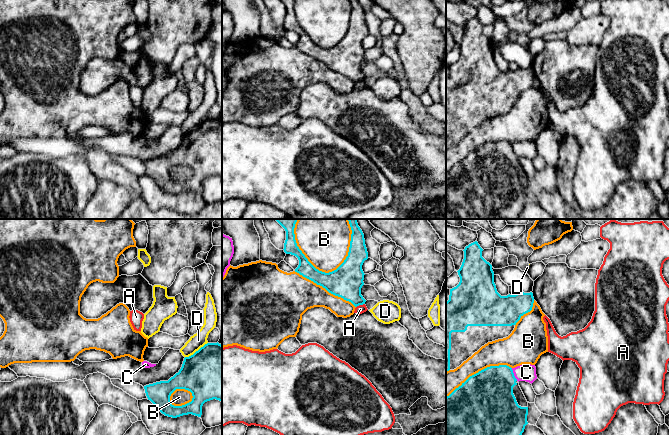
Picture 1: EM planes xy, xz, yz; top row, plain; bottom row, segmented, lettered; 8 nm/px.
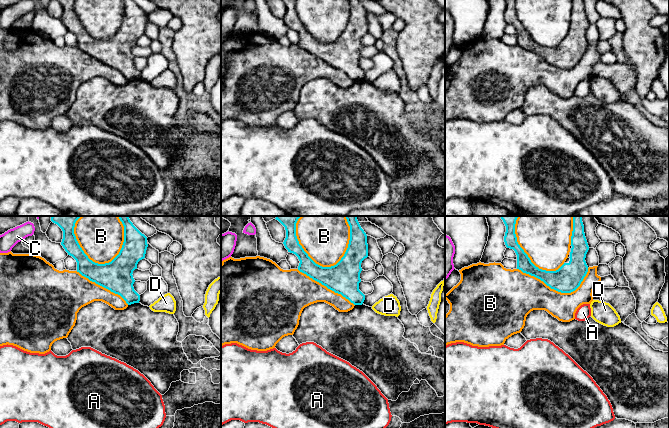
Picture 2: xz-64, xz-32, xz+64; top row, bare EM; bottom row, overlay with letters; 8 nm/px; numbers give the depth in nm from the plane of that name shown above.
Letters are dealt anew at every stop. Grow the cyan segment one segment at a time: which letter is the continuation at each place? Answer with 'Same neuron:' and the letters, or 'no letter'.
Same neuron: no letter

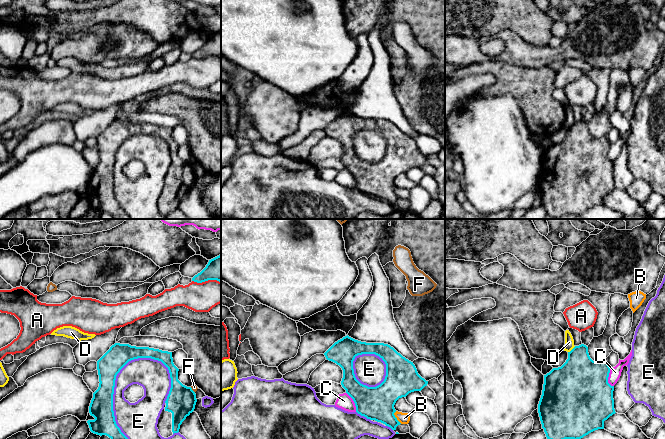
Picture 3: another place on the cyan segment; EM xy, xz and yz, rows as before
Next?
Same neuron: no letter

